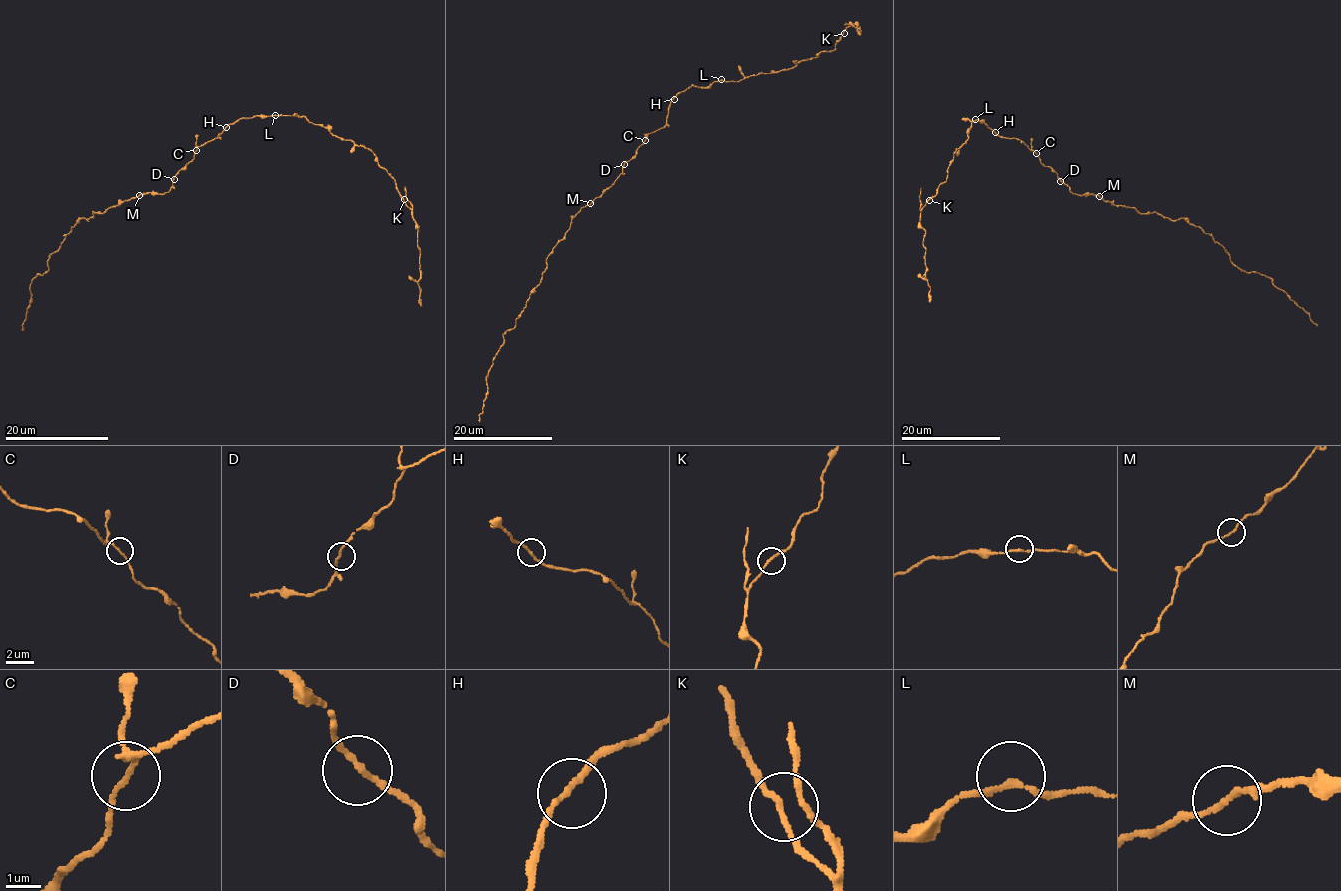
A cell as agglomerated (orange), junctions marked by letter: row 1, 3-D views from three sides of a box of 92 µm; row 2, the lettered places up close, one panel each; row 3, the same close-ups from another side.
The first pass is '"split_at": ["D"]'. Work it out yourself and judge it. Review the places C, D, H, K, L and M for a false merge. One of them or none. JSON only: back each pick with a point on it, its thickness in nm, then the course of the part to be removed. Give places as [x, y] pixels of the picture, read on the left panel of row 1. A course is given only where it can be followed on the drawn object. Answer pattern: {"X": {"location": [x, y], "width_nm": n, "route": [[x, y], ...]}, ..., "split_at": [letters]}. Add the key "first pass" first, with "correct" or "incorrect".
{"first pass": "incorrect", "split_at": []}

